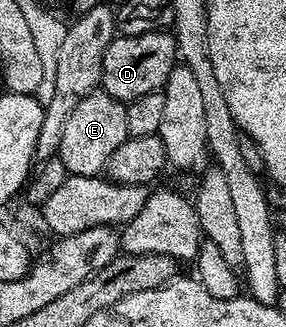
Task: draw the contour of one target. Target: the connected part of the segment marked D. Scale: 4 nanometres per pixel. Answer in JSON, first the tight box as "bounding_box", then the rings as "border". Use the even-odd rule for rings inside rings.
{"bounding_box":[101,30,179,102],"border":[[[163,30],[135,36],[115,35],[108,50],[104,50],[101,91],[123,102],[144,98],[144,94],[163,91],[179,60],[178,43],[174,40],[173,31]]]}

